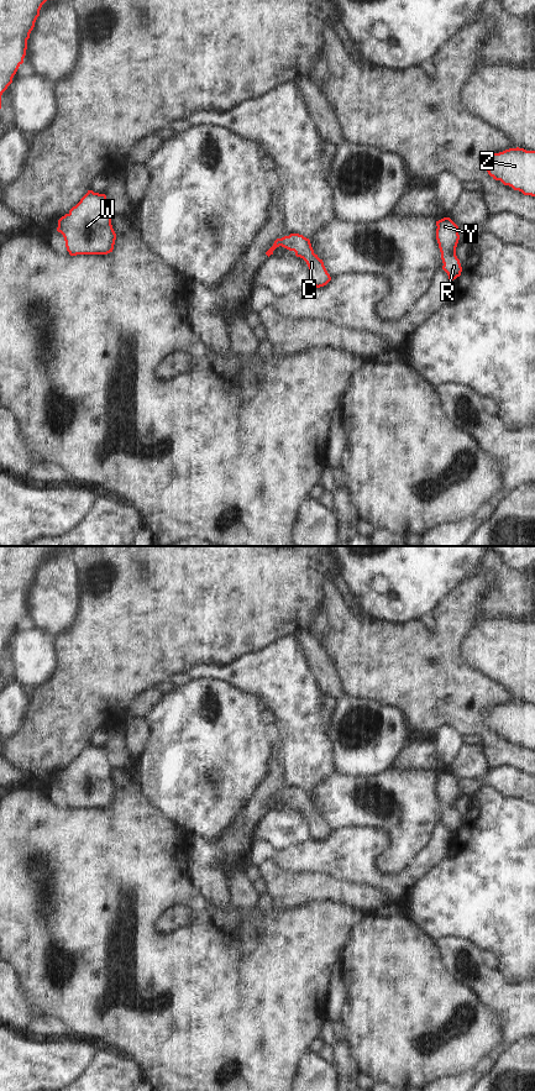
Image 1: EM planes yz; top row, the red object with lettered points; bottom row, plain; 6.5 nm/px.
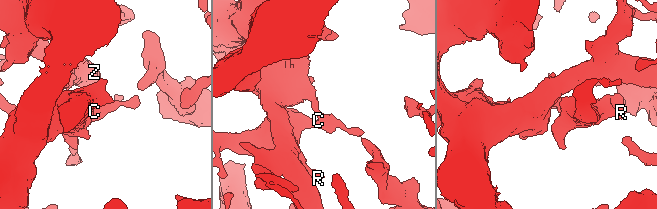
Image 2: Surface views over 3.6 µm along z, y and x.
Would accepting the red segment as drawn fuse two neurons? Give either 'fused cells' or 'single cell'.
single cell

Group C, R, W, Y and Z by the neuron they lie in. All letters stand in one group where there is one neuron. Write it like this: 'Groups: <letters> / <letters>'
Groups: C R W Y Z

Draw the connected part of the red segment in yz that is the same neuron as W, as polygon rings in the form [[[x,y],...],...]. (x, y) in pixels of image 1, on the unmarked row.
[[[88,746],[68,767],[58,773],[57,785],[65,794],[70,809],[107,808],[112,806],[116,787],[105,748]]]

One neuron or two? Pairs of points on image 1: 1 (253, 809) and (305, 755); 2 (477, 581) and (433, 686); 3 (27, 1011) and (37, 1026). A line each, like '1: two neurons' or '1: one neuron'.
1: two neurons
2: one neuron
3: two neurons

